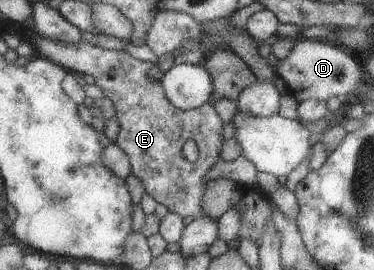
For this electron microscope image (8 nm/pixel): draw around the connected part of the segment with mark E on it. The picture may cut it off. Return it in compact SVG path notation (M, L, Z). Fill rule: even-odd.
M33 26L24 27L23 38L30 40L37 54L64 65L70 72L91 74L97 79L105 96L115 102L117 115L122 121L122 132L116 143L129 154L133 175L146 185L147 194L167 206L169 212L182 217L202 217L204 214L204 193L208 182L204 177L218 161L224 143L226 121L219 115L212 103L194 110L180 109L172 103L164 89L163 81L150 75L155 64L143 61L120 50L99 47L88 41L64 43L40 35ZM192 139L199 148L199 159L190 163L184 155L184 144Z

